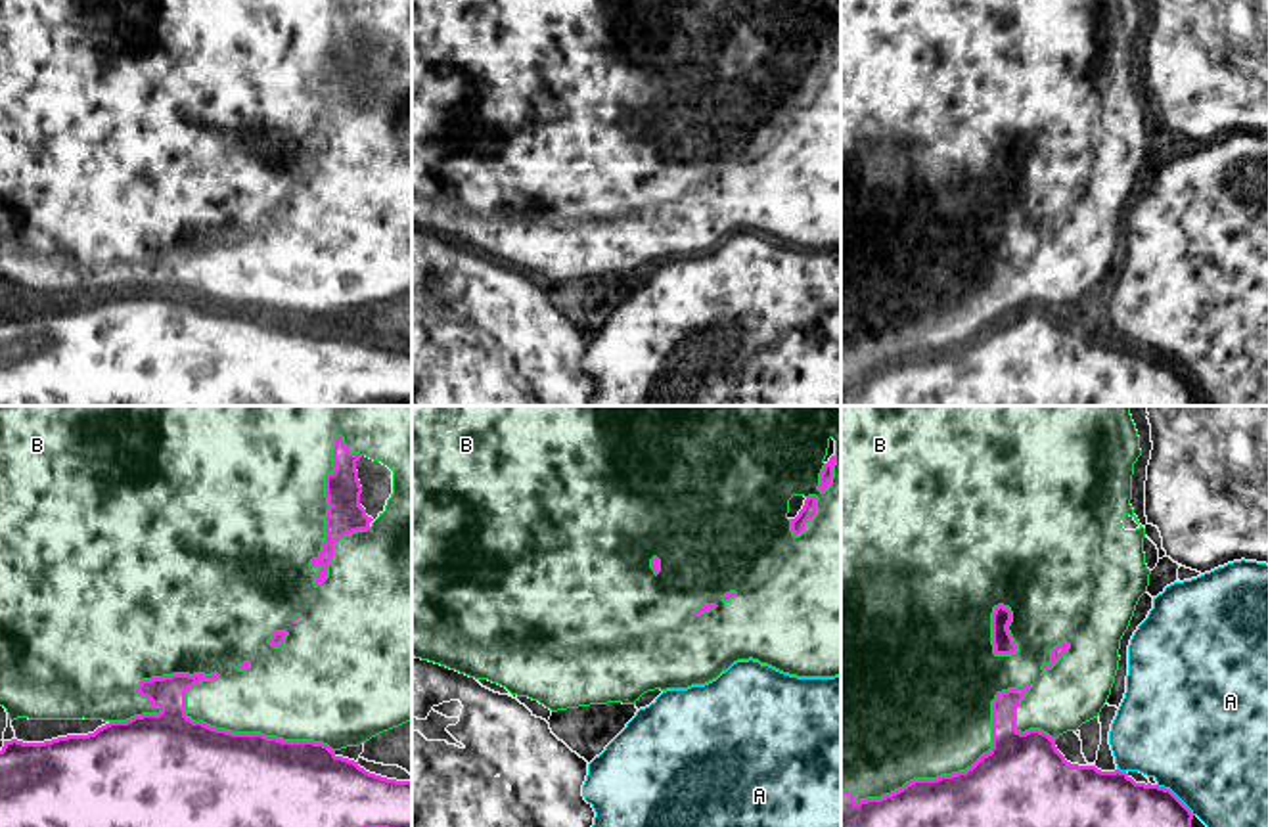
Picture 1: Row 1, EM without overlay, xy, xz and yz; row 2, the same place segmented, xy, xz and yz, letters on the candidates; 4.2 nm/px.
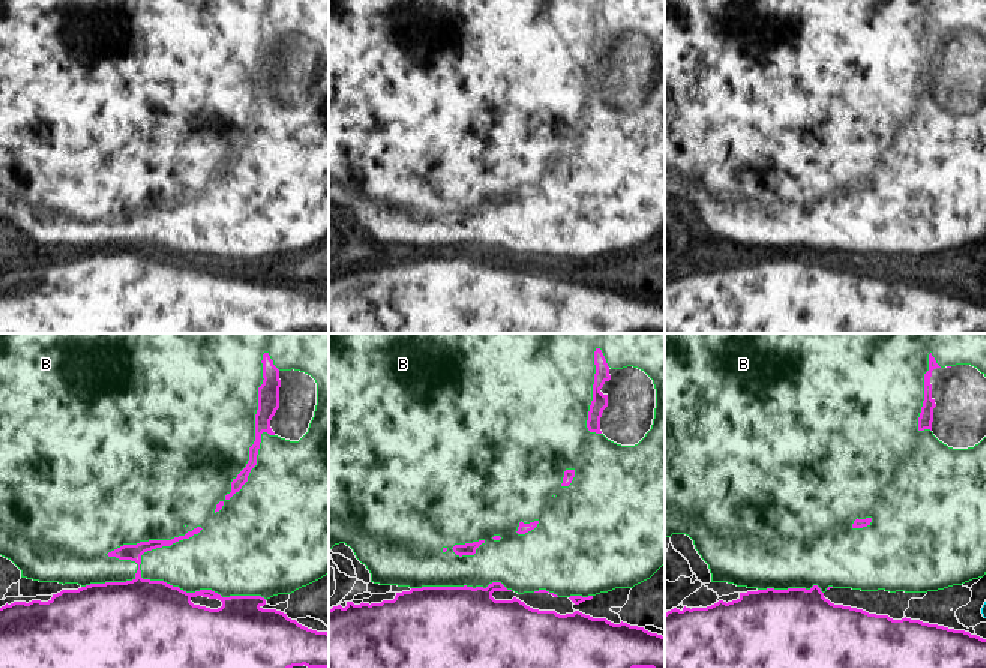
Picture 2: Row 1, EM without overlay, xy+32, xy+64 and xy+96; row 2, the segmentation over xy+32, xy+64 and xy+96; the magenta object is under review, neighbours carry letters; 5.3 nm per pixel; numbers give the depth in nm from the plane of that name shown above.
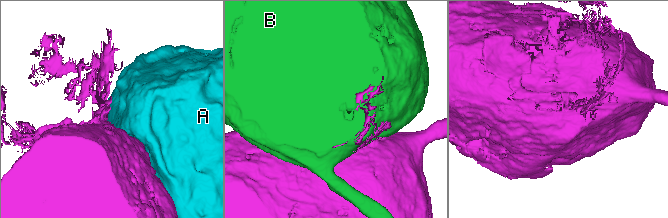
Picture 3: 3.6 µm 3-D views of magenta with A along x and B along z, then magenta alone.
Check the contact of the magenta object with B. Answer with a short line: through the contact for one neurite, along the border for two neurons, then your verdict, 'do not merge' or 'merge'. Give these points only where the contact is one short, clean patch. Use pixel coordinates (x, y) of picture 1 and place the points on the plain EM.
do not merge

